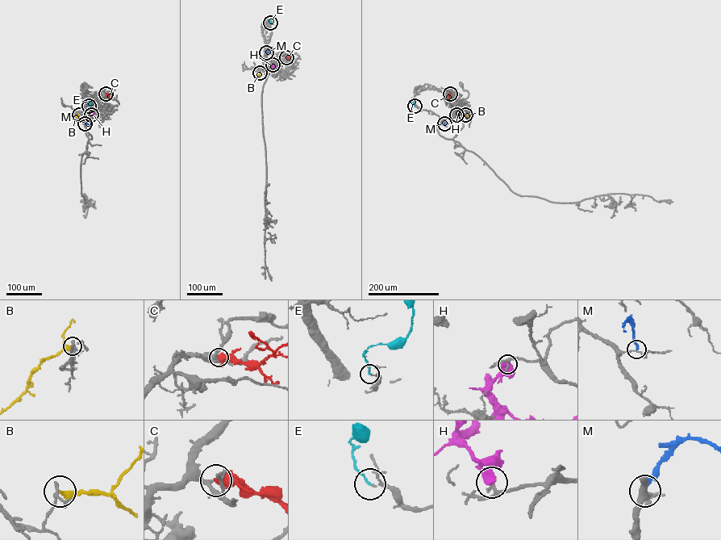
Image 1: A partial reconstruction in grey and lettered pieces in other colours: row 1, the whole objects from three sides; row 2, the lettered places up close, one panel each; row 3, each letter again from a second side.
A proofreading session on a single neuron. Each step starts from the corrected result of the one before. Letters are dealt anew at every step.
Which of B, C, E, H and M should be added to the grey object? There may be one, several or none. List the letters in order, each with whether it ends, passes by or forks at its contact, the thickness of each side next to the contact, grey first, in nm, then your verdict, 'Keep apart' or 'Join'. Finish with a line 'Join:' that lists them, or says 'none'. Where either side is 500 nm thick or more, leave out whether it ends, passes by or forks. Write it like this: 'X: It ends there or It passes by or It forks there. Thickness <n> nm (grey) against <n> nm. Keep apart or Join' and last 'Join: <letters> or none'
B: It ends there. Thickness 170 nm (grey) against 280 nm. Keep apart
C: Thickness 240 nm (grey) against 550 nm. Keep apart
E: It ends there. Thickness 70 nm (grey) against 110 nm. Join
H: Thickness 150 nm (grey) against 500 nm. Keep apart
M: It ends there. Thickness 100 nm (grey) against 240 nm. Keep apart
Join: E

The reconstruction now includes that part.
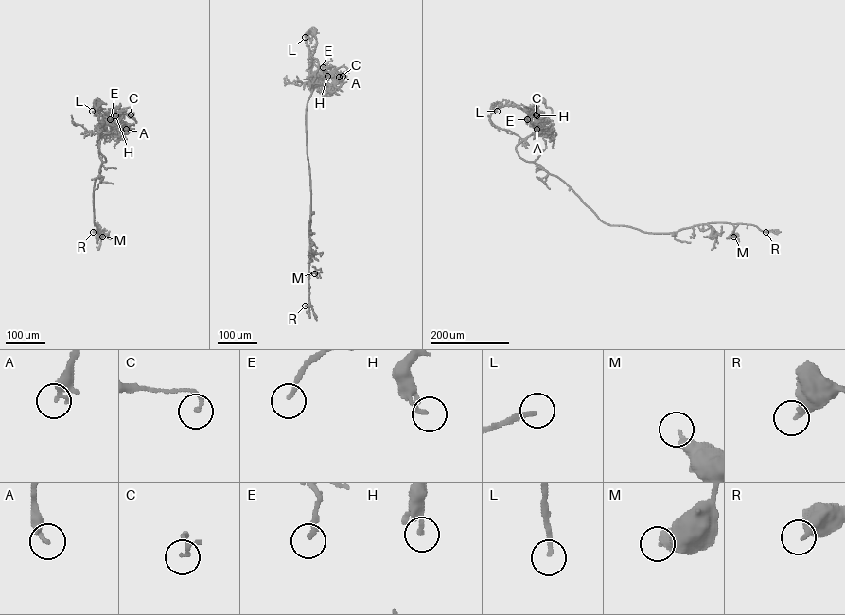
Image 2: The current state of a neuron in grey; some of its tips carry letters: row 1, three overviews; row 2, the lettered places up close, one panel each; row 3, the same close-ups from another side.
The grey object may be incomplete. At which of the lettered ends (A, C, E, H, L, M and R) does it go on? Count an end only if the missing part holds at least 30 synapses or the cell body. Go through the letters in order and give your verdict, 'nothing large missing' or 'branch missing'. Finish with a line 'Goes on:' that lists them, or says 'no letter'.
A: nothing large missing
C: nothing large missing
E: nothing large missing
H: nothing large missing
L: nothing large missing
M: nothing large missing
R: nothing large missing
Goes on: no letter

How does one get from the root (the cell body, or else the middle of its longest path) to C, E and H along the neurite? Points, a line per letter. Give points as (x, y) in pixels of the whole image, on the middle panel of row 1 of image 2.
C: (311, 83), (311, 91), (316, 81), (320, 80), (325, 72), (343, 76)
E: (311, 83), (311, 91), (316, 81), (321, 79), (323, 67)
H: (311, 83), (311, 91), (322, 75), (327, 76)

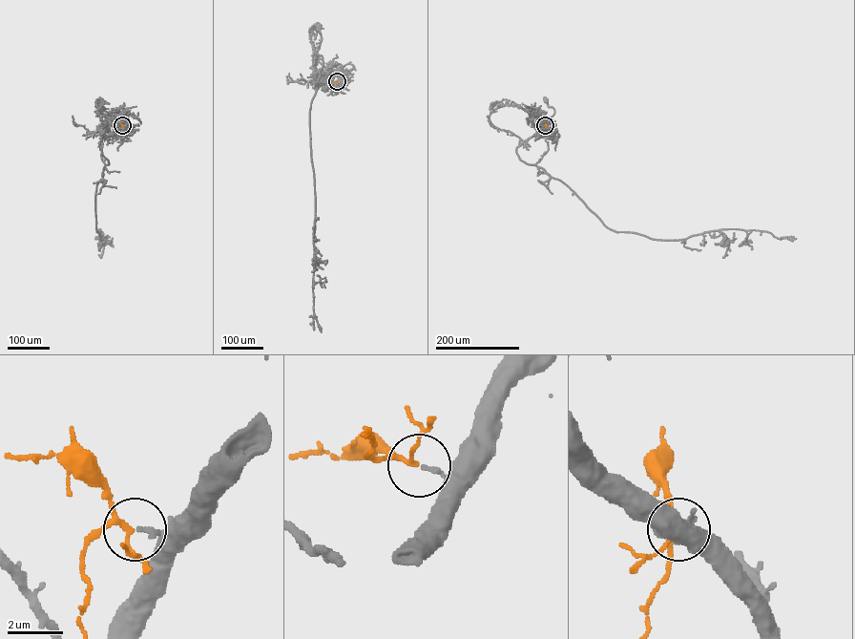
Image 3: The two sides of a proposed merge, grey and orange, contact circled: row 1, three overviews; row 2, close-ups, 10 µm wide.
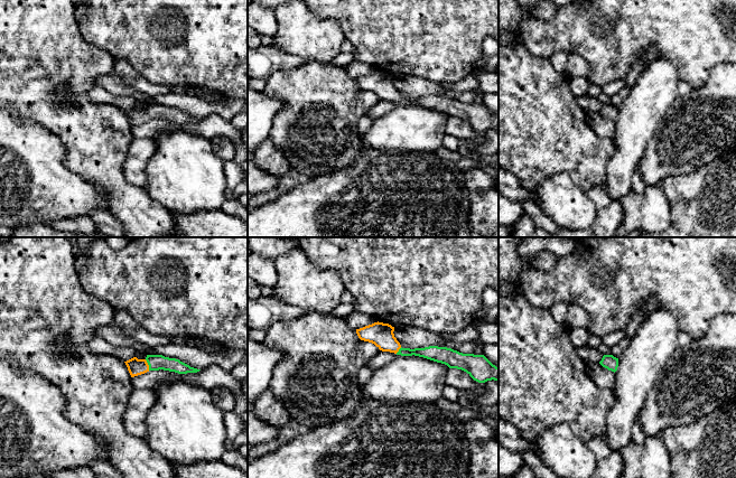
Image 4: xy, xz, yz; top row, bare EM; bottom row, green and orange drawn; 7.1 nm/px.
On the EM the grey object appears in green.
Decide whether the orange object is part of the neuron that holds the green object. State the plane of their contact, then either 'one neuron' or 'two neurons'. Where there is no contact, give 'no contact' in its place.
meets green in xy; one neuron

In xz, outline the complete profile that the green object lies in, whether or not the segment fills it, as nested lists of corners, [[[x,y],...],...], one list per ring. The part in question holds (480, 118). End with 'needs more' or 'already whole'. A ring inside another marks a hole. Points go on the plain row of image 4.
[[[374,72],[356,78],[361,90],[374,93],[382,101],[401,105],[419,105],[466,121],[474,130],[485,132],[499,130],[499,116],[484,104],[463,103],[447,96],[429,95],[425,97],[402,97],[394,86],[394,76],[389,73]]] | needs more

